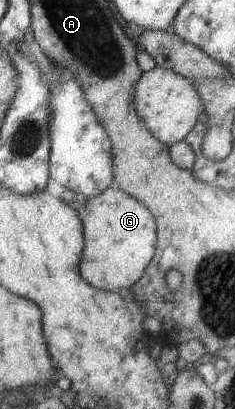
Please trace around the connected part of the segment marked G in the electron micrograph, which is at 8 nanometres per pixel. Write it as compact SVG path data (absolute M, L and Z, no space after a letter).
M118 185L99 197L88 198L78 209L83 220L86 246L83 250L83 279L99 290L117 291L134 286L146 273L158 247L158 227L150 208L121 191Z

